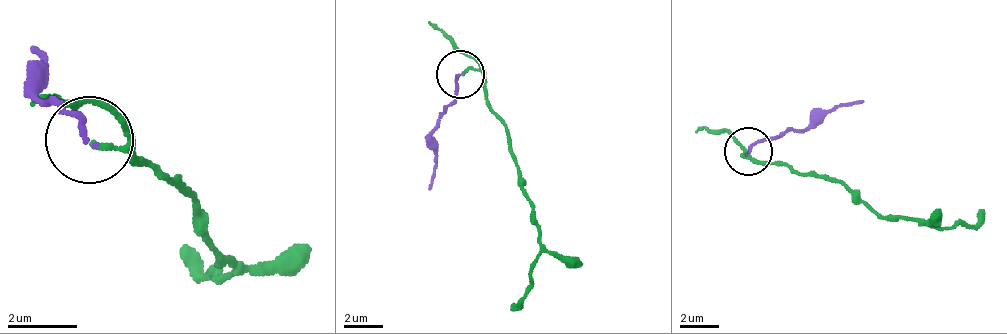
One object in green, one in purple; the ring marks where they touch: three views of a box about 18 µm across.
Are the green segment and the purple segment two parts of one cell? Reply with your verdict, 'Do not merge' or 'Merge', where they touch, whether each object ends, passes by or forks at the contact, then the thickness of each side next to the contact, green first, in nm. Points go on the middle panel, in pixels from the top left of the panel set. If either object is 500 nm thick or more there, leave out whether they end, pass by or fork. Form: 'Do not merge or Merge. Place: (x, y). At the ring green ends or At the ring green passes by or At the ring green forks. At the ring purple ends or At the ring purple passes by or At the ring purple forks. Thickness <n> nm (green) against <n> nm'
Do not merge. Place: (460, 74). At the ring green ends. At the ring purple ends. Thickness 130 nm (green) against 150 nm

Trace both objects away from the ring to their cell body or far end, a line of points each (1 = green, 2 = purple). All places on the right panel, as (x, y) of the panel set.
1: (747, 150), (747, 160), (781, 164), (800, 174), (853, 188), (877, 212), (944, 227), (973, 227), (982, 208)
2: (747, 150), (862, 102)

